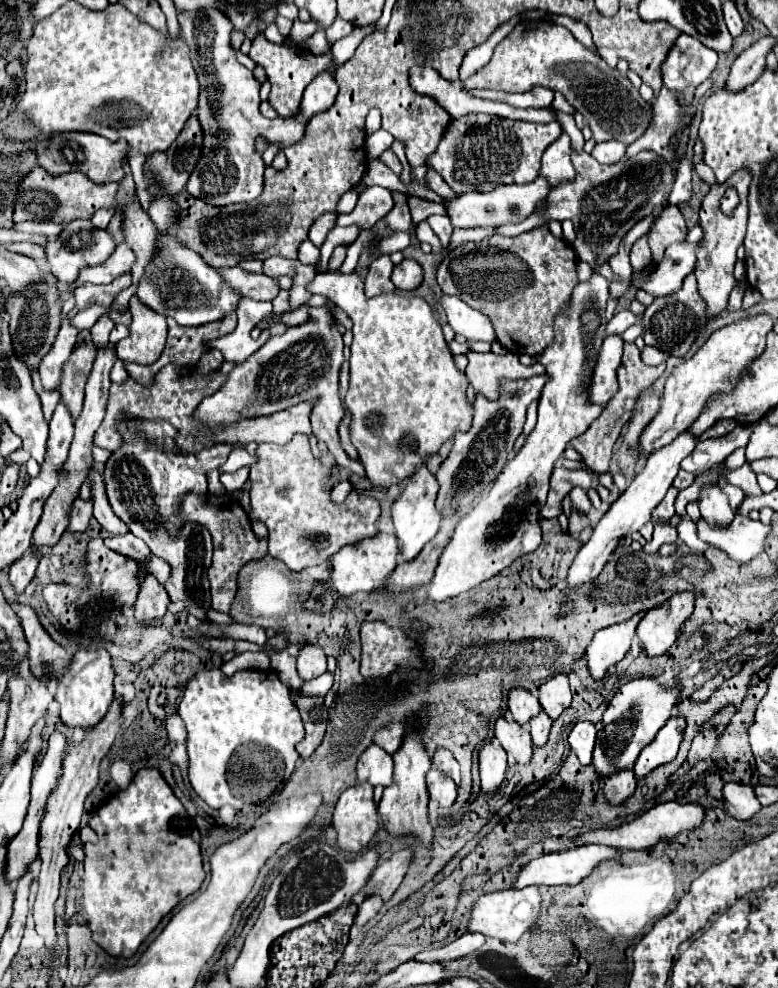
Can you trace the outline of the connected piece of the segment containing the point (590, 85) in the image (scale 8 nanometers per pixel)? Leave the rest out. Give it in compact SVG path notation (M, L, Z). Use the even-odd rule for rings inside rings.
M550 20L518 22L496 46L490 64L462 84L468 92L474 88L528 92L538 84L558 90L578 112L582 112L596 142L614 138L628 146L638 140L652 122L652 104L640 96L638 88L634 88L632 82L616 68L610 68L596 52L584 48L572 32Z

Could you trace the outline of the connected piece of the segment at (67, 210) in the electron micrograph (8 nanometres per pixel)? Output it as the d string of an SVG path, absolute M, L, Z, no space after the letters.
M32 168L32 172L22 180L18 190L18 200L14 206L14 222L54 222L68 224L76 218L90 220L100 208L116 208L118 184L94 184L82 172L68 172L64 176L50 176L44 168Z

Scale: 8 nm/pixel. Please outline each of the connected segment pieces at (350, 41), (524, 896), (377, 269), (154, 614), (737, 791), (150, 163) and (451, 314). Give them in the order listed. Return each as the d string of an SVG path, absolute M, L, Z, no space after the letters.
M370 24L370 28L354 28L354 32L352 32L350 36L340 38L340 40L330 48L330 54L332 54L334 62L336 62L336 64L344 64L346 60L350 60L352 54L354 54L354 50L356 50L356 46L358 46L358 44L362 42L362 38L364 38L366 34L370 34L372 30L374 30L374 24Z
M538 886L492 892L492 894L480 896L478 902L474 904L468 930L480 932L490 938L498 938L502 942L518 942L522 938L522 934L536 924L538 914L540 914L540 906L542 906L542 896L538 892Z
M388 254L376 258L370 264L370 270L366 274L366 296L378 296L378 294L396 290L396 286L390 280L392 268L394 268L394 264L392 264Z
M146 576L134 606L136 612L136 620L138 622L152 622L152 620L160 620L166 614L166 608L170 604L170 598L166 594L166 590L156 582L156 578Z
M736 782L726 784L724 802L726 802L726 812L736 820L750 820L758 810L762 810L762 804L758 802L754 788L746 784L736 784Z
M190 116L190 120L186 122L184 130L178 134L178 138L174 140L174 144L164 150L164 152L154 152L146 162L144 162L144 182L146 182L146 192L148 194L178 194L186 188L186 182L190 178L190 172L194 170L196 162L200 160L200 152L202 152L202 128L196 116Z
M442 296L442 308L448 316L448 324L454 328L456 334L466 336L468 340L496 340L492 320L484 312L470 308L458 296Z

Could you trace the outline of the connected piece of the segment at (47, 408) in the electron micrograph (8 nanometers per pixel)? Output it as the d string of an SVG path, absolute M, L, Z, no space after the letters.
M36 372L32 374L32 380L34 380L34 388L36 388L36 392L40 394L42 408L44 408L44 418L46 422L48 422L50 421L52 412L54 412L54 408L56 408L56 404L58 404L60 392L58 392L58 390L42 390L42 386L40 386L40 378L38 378L38 374L36 374Z

